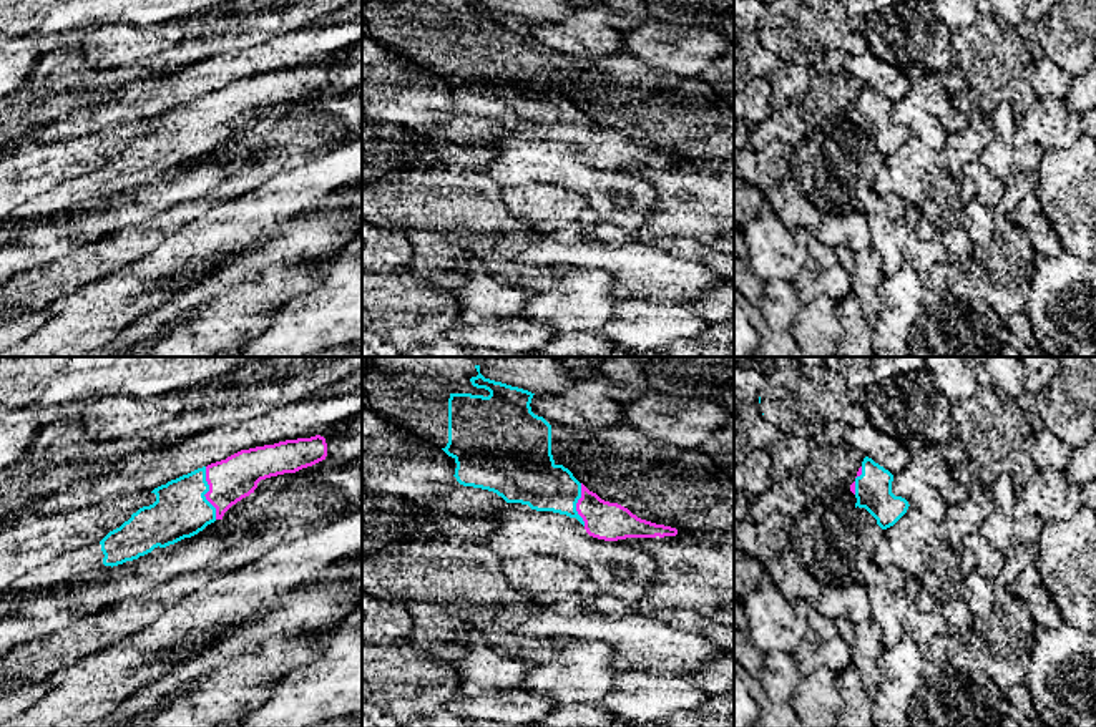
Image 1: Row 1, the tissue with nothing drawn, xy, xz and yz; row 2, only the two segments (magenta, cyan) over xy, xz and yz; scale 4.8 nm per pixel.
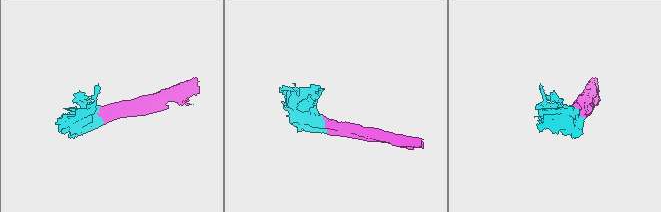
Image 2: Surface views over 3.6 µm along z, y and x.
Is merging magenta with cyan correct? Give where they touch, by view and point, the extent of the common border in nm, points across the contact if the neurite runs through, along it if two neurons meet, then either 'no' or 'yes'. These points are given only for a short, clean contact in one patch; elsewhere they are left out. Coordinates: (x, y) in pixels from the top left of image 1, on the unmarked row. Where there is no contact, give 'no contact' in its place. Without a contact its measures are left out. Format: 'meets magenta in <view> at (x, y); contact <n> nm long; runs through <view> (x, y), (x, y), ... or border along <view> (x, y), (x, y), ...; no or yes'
meets magenta in xy at (206, 121); contact 260 nm long; runs through xy (229, 108), (206, 121), (181, 138); yes

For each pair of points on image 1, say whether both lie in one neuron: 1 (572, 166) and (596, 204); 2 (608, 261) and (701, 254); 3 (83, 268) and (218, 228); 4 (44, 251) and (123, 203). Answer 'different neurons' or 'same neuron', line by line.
1: same neuron
2: different neurons
3: different neurons
4: same neuron

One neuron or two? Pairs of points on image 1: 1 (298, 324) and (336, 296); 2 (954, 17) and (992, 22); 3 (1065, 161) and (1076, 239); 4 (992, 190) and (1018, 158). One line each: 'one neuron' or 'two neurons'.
1: one neuron
2: two neurons
3: one neuron
4: two neurons

